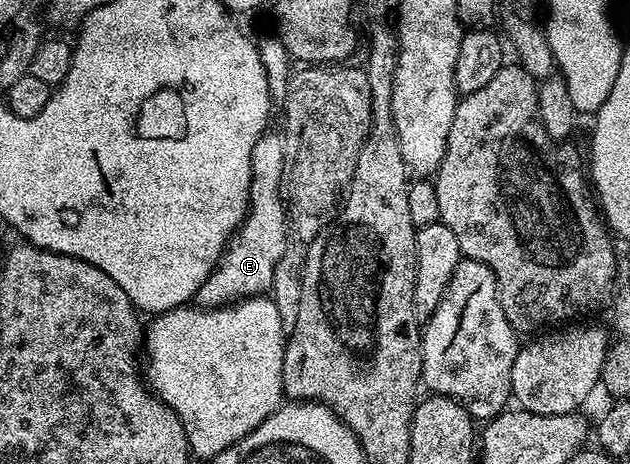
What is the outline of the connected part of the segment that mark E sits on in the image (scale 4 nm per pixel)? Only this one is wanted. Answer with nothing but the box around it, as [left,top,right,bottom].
[196,131,291,309]

